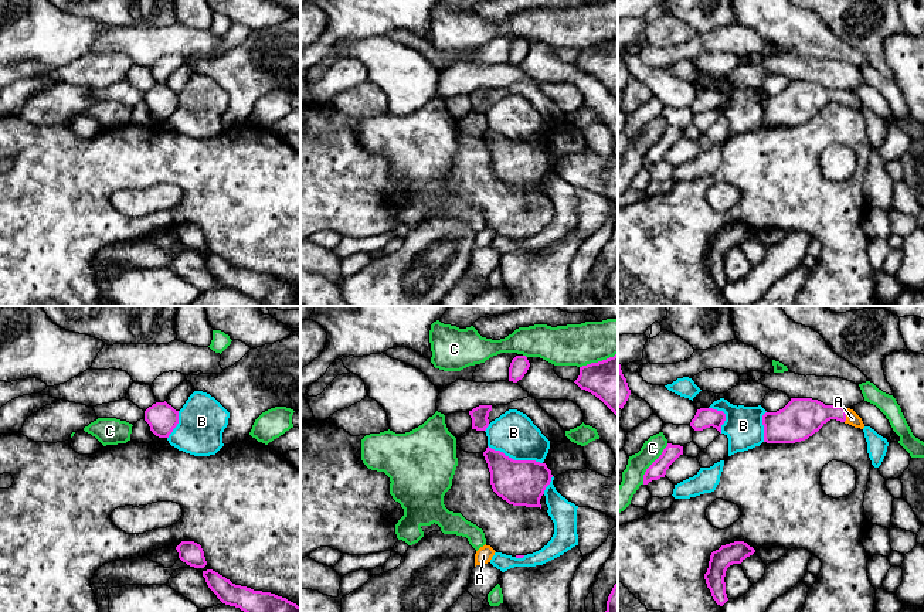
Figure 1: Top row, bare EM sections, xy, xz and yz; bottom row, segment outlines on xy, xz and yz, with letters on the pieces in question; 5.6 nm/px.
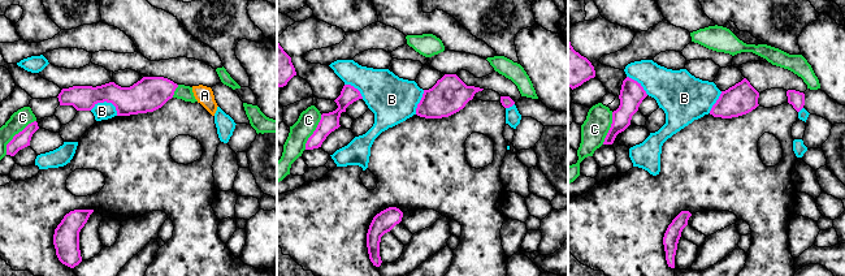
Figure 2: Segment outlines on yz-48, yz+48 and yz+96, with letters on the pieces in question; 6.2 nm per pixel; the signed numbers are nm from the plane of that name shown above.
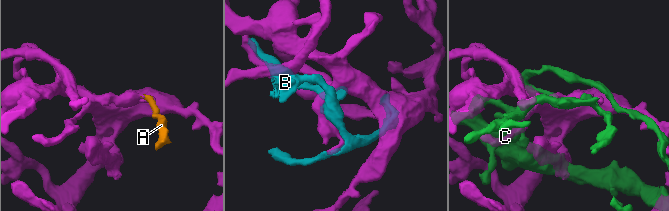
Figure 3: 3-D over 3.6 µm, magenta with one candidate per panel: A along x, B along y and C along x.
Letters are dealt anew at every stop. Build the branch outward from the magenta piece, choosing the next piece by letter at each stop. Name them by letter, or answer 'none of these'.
A

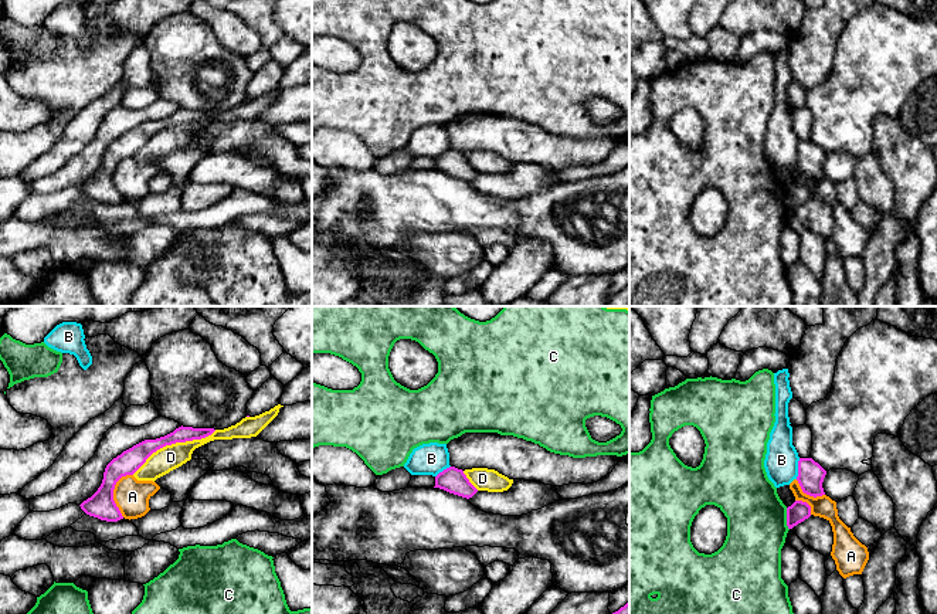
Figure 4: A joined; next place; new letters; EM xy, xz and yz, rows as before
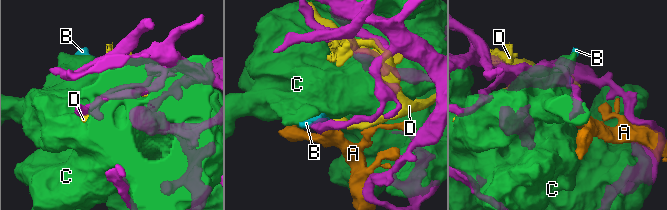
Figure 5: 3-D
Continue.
none of these

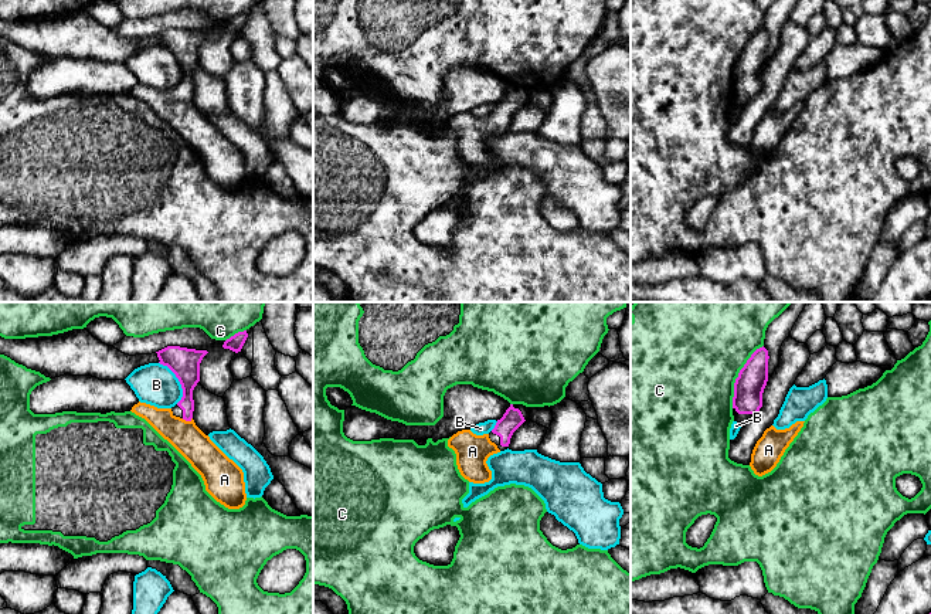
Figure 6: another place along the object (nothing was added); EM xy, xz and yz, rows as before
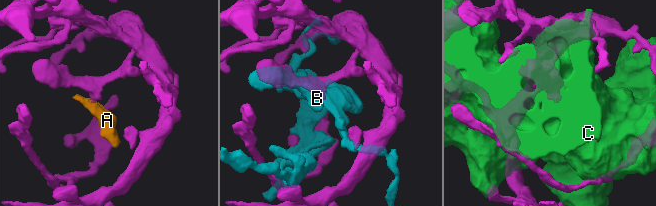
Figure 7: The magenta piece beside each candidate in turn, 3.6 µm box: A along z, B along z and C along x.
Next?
A

